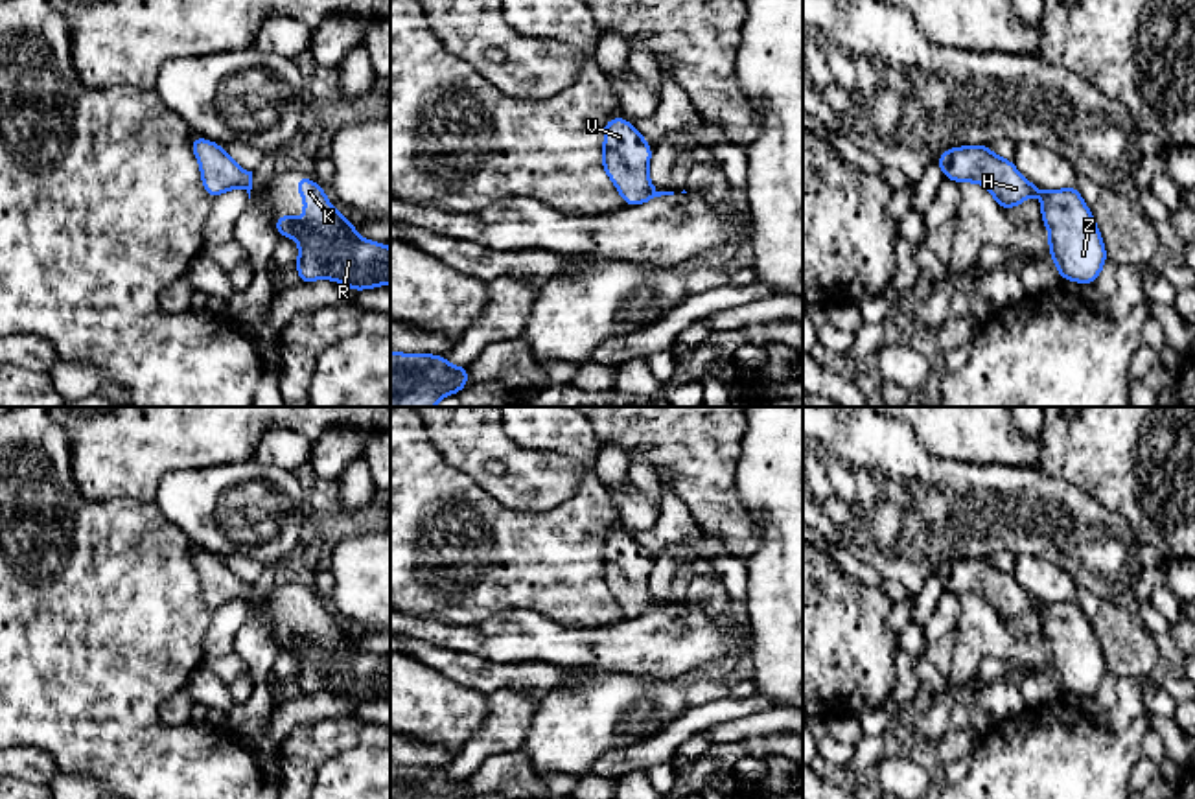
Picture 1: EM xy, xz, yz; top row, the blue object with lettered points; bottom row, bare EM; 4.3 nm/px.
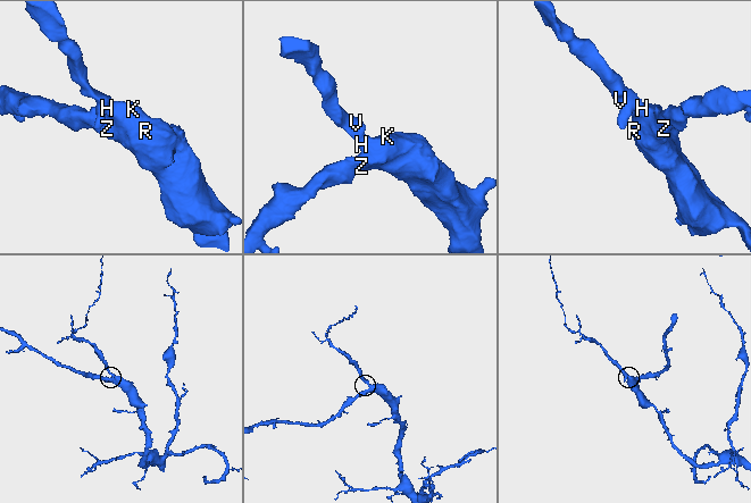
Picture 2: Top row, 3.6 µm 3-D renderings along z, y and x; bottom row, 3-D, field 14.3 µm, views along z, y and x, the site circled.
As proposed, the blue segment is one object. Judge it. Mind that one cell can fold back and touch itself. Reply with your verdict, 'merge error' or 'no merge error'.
no merge error

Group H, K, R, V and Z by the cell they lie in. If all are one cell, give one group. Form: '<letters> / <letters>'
H K R V Z

